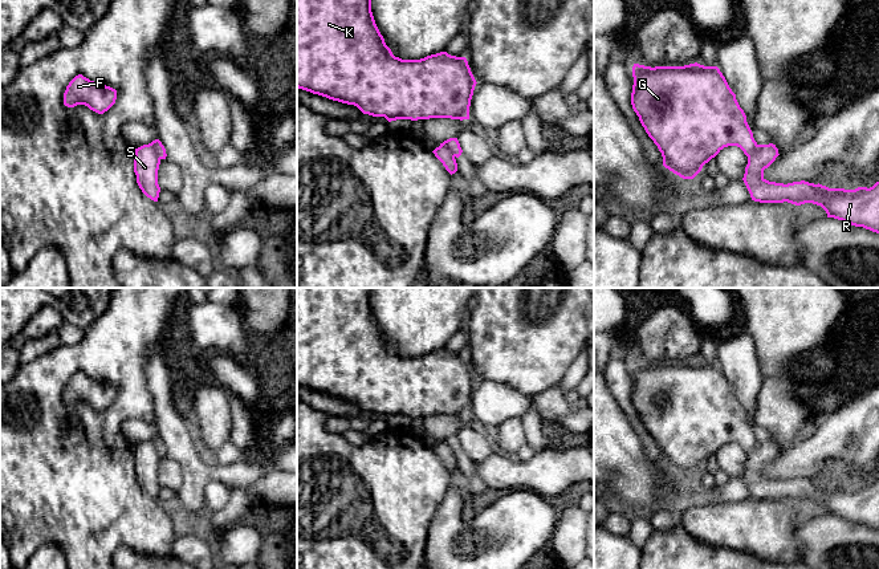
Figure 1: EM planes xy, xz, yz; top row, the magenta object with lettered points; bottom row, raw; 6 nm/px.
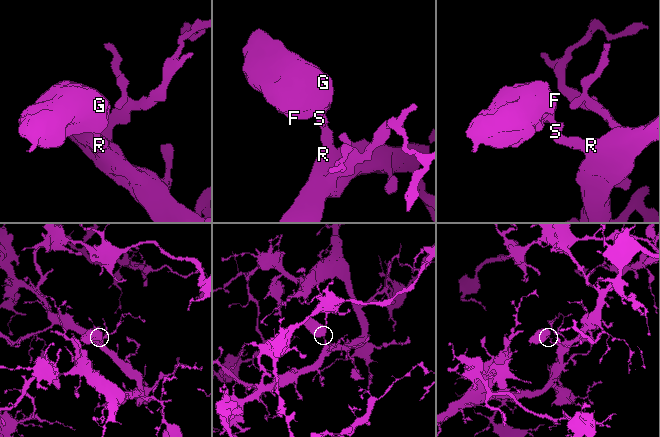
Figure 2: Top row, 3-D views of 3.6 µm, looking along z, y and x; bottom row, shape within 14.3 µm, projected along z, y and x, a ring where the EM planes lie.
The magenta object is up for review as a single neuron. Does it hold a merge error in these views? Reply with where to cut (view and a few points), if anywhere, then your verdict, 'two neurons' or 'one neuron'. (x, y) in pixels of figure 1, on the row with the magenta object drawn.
xz (440, 143), (454, 157) | two neurons

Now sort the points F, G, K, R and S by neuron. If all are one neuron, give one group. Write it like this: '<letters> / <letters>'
F G K / R S

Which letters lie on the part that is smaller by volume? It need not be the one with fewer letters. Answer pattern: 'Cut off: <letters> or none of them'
Cut off: F, G, K

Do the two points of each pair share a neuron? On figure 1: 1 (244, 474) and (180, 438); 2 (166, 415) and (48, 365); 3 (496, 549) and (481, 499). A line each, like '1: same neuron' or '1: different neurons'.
1: same neuron
2: different neurons
3: different neurons

